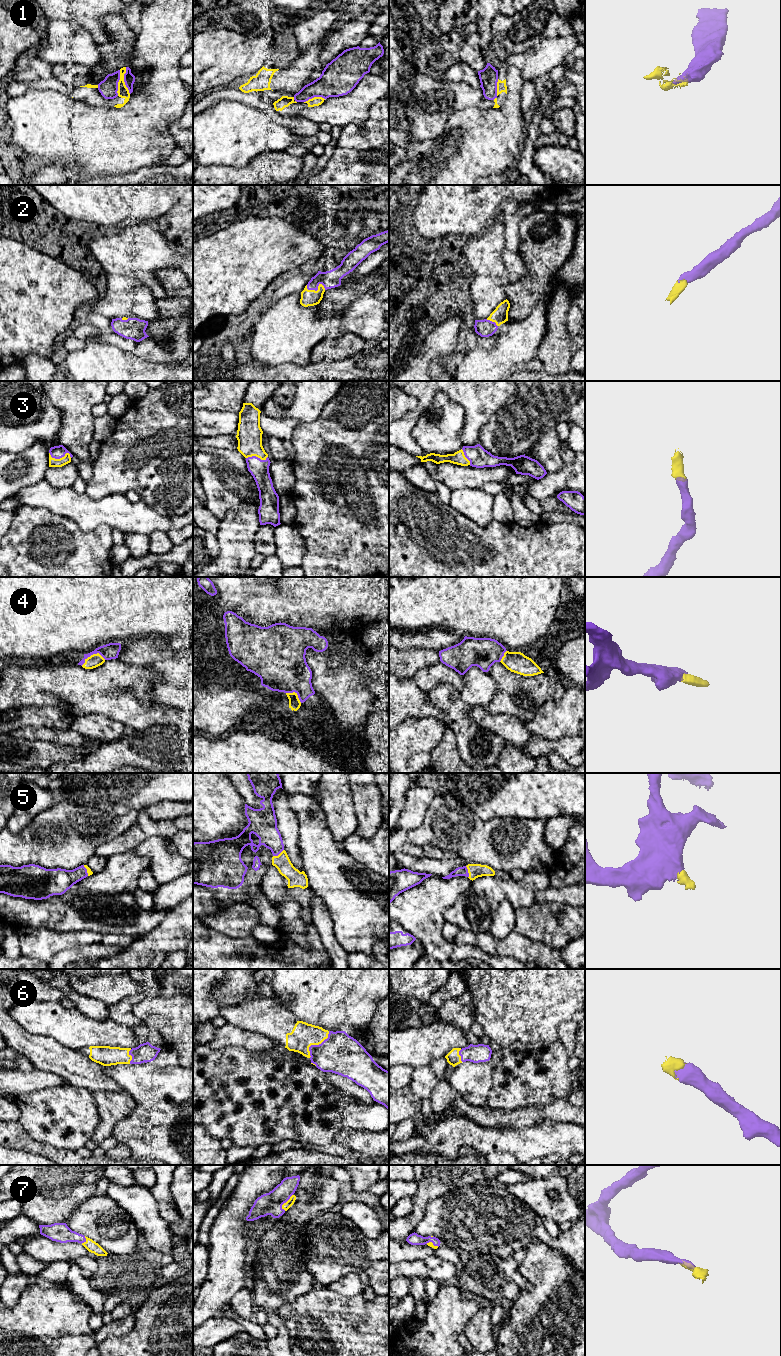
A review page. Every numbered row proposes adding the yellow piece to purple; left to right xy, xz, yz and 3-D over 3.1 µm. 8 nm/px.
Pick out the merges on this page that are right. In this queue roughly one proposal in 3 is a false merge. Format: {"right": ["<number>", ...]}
{"right": ["2", "3", "4", "5", "6", "7"]}

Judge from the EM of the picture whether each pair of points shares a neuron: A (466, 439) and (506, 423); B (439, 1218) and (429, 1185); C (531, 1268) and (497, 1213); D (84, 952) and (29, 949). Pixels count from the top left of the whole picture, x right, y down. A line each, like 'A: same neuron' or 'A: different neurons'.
A: different neurons
B: different neurons
C: different neurons
D: different neurons

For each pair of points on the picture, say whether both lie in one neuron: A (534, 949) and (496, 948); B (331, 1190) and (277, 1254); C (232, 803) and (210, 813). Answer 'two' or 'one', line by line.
A: one
B: one
C: one

